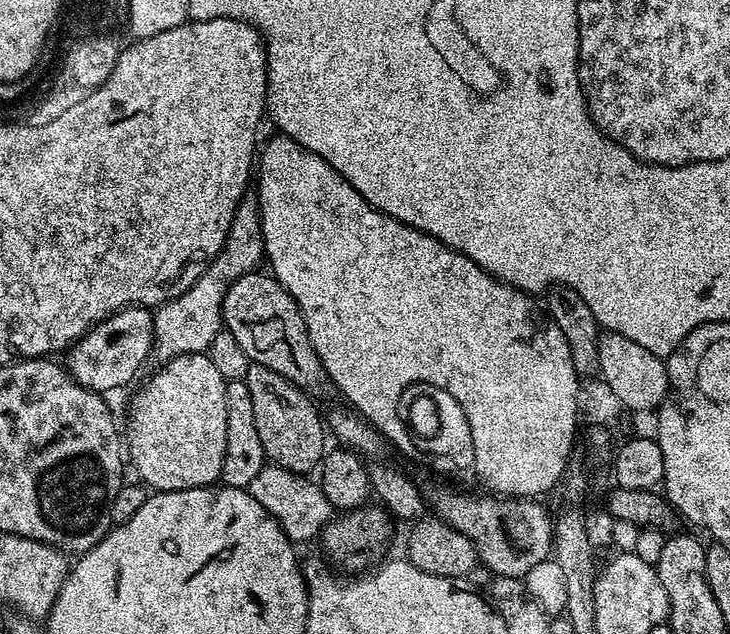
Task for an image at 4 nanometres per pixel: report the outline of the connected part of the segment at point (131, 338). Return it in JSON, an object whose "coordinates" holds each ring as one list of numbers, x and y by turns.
{"coordinates":[[133,306,109,314,104,321,76,341,67,353,69,376,91,392,109,394,115,388,124,388,140,372,152,355,152,312]]}

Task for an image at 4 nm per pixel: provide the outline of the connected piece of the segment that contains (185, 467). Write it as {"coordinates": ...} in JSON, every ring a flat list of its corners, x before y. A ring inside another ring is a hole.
{"coordinates":[[203,352,186,354,185,356,175,356,169,364,161,364,155,369,157,372,141,386,136,392,136,397,132,400,132,405,128,408,128,432,126,428,126,456,136,467,136,472,141,481,149,489,156,492,173,492,174,490,186,490,187,488,207,488,215,485,220,480,222,470,222,458,226,454,226,382,222,374,218,374,218,369,214,362]]}

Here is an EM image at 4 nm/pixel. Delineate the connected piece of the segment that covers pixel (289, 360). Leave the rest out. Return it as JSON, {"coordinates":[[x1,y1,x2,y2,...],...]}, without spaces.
{"coordinates":[[247,272,226,290,226,298,222,302,223,327,234,334,238,346,246,350,251,363,266,366,274,370,274,374,282,374,282,378,313,397,333,395,332,380,322,366,322,358,318,358,310,342,302,310,296,300,290,298,290,294,276,281,275,276,263,276,262,272]]}

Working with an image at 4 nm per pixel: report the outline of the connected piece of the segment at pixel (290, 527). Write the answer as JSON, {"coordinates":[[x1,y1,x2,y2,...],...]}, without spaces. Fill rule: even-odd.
{"coordinates":[[270,462,247,486,251,497,257,499,266,508,267,512,283,526,285,534,296,544,308,540,315,541,334,518,332,504,320,489,319,483,310,484,308,481,310,480]]}

